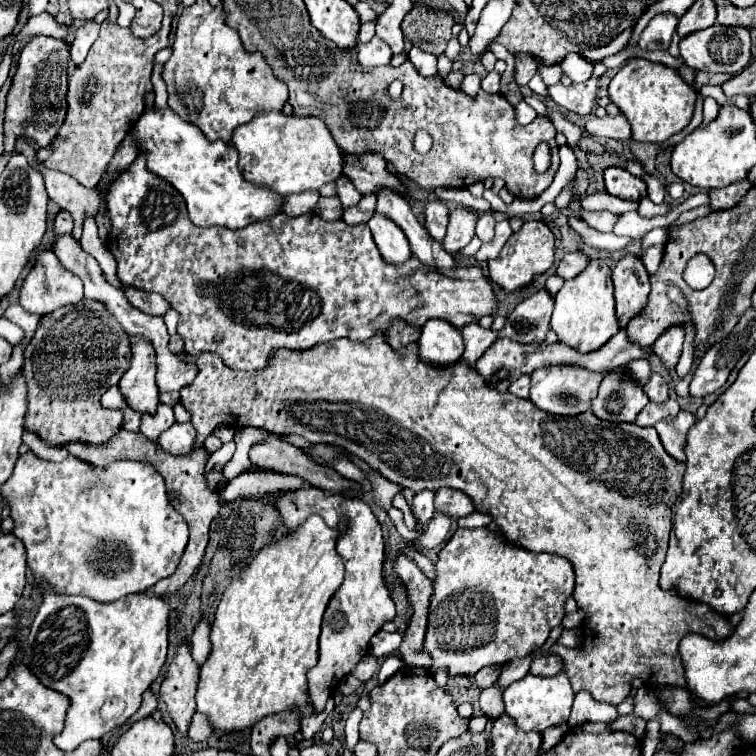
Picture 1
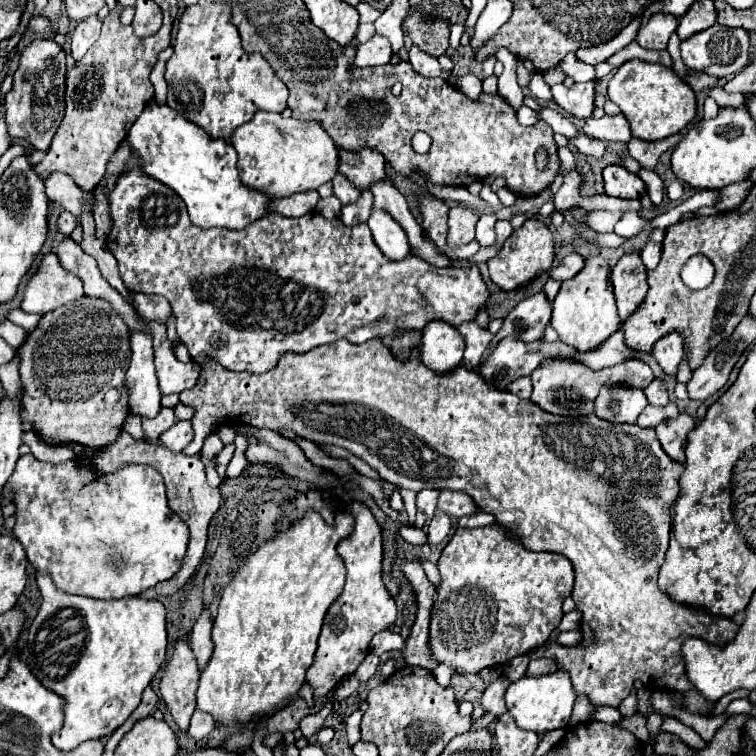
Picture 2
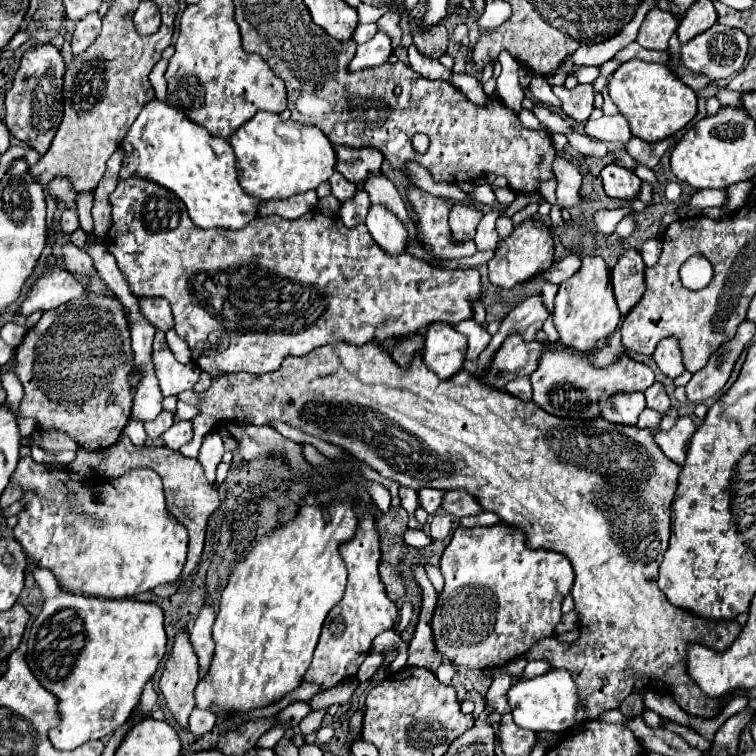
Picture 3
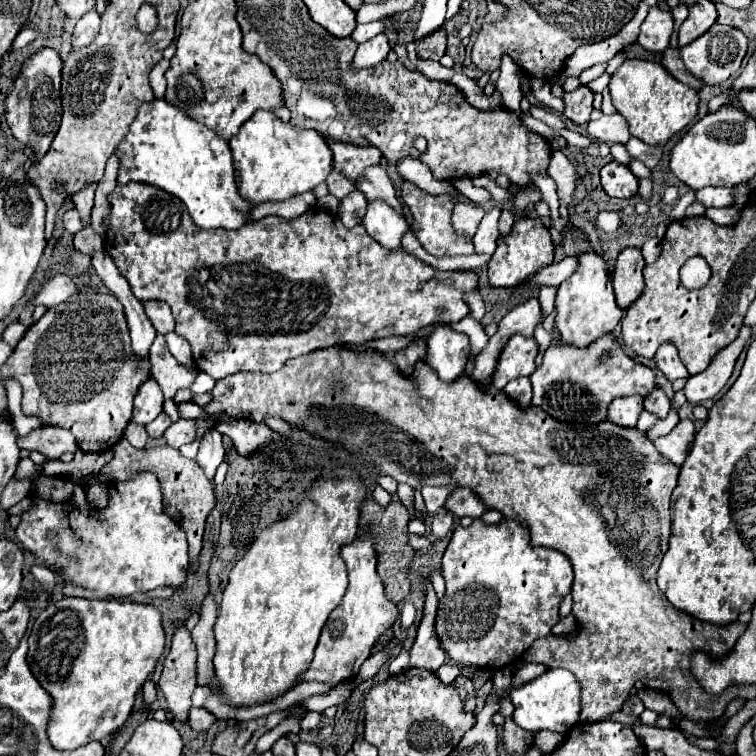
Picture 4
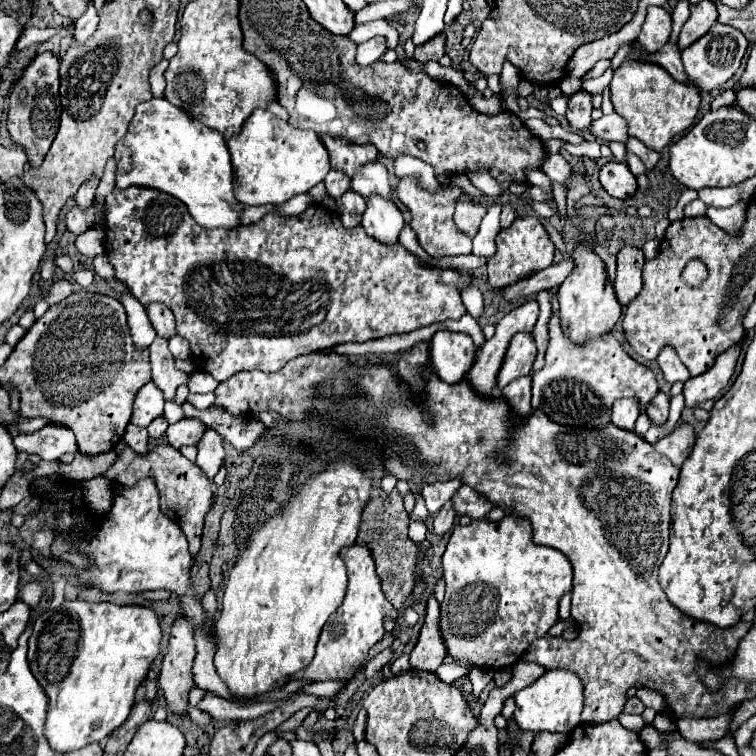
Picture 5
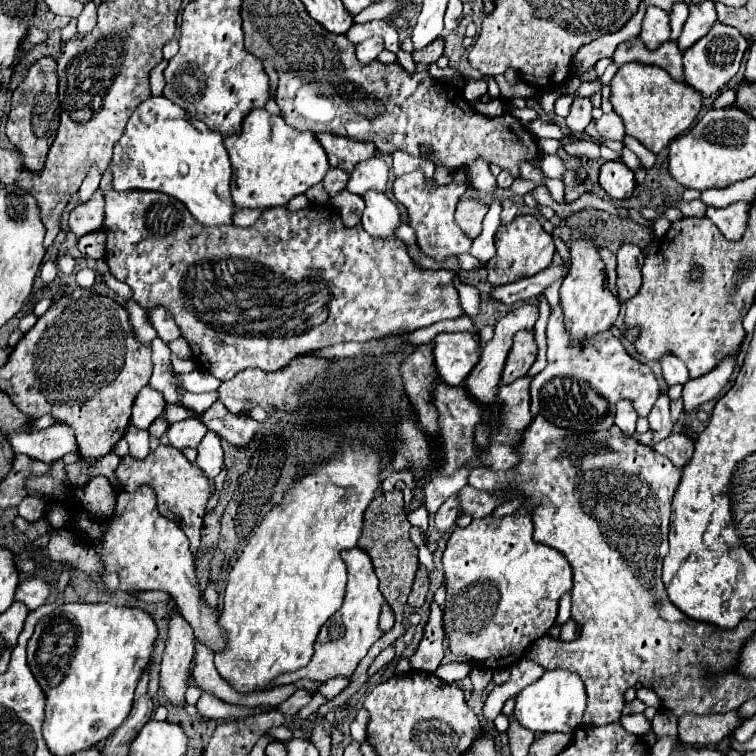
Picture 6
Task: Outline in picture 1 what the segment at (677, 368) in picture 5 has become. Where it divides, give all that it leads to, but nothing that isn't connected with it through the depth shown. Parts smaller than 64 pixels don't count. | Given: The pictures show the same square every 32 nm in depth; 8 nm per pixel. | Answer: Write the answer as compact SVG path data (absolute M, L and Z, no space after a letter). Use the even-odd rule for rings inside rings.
M670 328L652 346L654 354L662 360L666 370L676 368L676 364L680 360L680 354L682 354L682 342L684 342L684 330L682 328Z

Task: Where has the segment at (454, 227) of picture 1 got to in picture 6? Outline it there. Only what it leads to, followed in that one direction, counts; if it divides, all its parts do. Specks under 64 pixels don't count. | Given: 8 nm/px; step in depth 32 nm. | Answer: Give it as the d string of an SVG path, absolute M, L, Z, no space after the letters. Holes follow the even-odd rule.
M462 198L456 208L456 224L466 232L468 238L476 238L482 232L482 220L488 206L478 198Z

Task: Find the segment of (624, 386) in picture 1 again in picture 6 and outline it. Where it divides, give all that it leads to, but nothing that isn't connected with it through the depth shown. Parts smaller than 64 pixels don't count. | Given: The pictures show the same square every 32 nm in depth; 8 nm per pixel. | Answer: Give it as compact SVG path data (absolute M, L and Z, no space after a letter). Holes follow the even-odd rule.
M620 400L618 408L616 408L616 426L626 434L632 436L636 430L636 410L632 408L632 404L628 404L626 400Z

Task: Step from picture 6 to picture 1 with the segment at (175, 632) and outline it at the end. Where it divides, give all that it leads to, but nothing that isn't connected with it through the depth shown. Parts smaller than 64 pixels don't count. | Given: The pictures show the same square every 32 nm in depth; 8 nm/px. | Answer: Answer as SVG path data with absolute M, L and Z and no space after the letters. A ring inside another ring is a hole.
M180 644L160 686L160 696L166 702L168 712L182 734L188 732L192 714L196 710L194 694L198 686L198 672L200 668L190 654L190 646Z

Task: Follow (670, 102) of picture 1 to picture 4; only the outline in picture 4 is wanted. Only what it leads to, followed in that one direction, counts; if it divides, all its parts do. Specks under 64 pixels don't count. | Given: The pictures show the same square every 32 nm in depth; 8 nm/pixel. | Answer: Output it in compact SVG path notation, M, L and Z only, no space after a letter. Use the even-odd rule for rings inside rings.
M624 60L610 80L612 104L628 120L630 136L640 138L650 146L664 146L674 134L682 132L698 112L698 92L680 84L662 64L650 60Z

